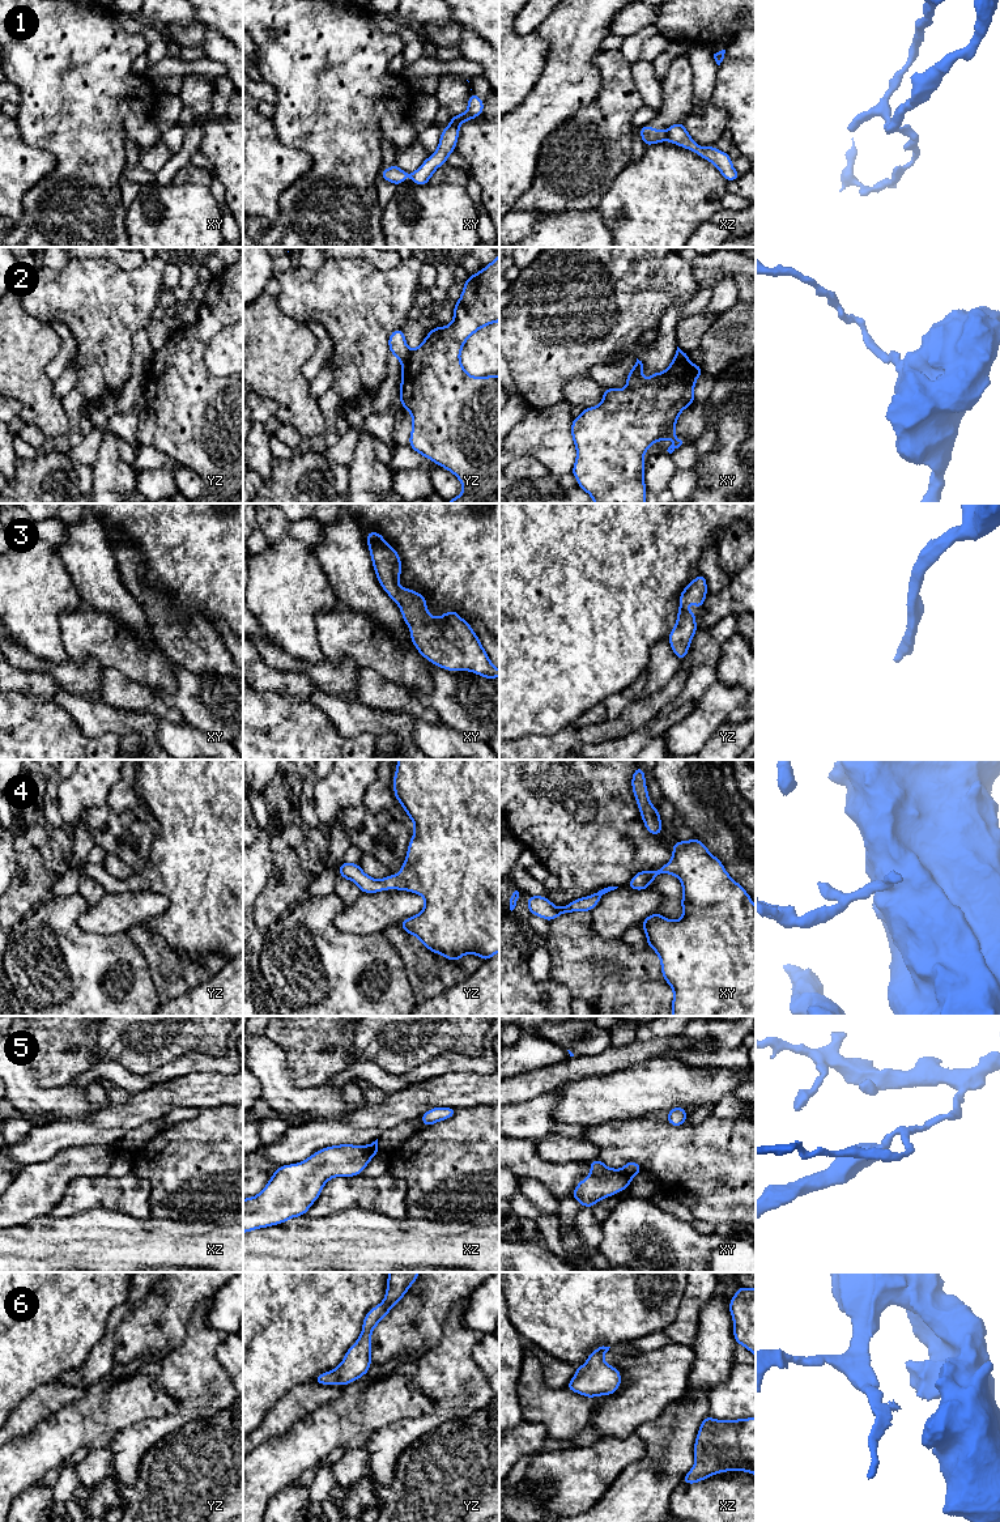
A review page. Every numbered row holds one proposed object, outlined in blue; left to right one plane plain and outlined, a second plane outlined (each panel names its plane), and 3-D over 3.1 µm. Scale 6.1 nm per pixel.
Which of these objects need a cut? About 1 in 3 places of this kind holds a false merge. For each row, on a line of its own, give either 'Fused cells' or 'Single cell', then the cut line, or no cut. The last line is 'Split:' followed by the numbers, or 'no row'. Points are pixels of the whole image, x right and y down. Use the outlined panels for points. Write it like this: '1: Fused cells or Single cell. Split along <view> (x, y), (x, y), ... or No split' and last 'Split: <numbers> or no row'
1: Fused cells. Split along xz (668, 130), (666, 139)
2: Fused cells. Split along yz (411, 352), (404, 368)
3: Single cell. No split
4: Single cell. No split
5: Fused cells. Split along xy (621, 1169), (632, 1177)
6: Single cell. No split
Split: 1, 2, 5

